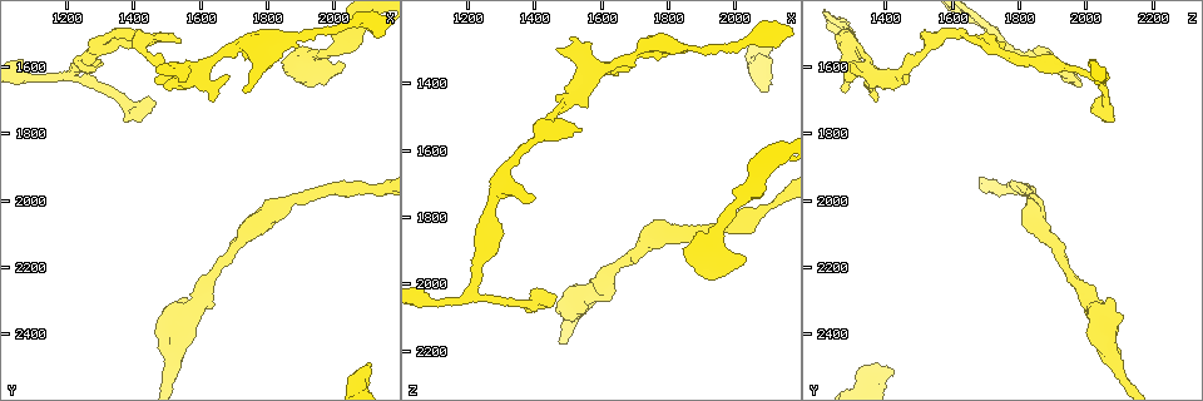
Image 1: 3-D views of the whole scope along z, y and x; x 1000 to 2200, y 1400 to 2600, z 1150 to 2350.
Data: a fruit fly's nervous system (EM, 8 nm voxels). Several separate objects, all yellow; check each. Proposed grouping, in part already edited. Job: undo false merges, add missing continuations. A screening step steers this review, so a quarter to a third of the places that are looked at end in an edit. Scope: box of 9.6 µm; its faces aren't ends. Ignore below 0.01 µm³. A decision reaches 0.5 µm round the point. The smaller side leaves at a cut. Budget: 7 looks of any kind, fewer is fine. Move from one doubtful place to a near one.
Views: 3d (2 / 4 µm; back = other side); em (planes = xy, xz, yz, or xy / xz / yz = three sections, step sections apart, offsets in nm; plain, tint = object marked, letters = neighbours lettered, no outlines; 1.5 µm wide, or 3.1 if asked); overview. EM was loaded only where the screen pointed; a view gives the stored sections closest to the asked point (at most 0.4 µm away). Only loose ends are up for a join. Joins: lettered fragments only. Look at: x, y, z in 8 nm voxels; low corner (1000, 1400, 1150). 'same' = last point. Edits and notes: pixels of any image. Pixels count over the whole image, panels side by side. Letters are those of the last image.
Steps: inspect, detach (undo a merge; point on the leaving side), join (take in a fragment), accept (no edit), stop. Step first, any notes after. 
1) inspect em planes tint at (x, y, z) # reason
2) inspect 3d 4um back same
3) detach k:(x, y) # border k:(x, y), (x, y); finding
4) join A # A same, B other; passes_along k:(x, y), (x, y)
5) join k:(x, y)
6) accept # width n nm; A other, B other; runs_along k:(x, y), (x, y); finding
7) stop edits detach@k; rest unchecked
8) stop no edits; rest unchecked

inspect em planes letters at (2060, 1480, 1270) # branch point

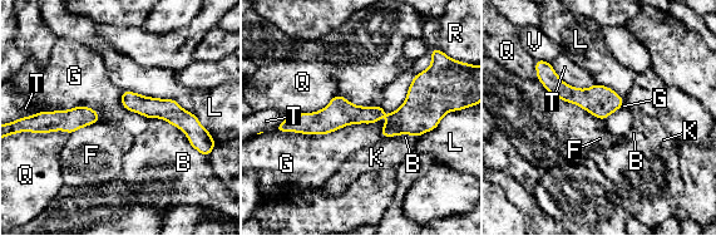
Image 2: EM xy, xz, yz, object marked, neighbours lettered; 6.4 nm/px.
accept # width 110 nm; longest_contact G 750 nm; B other, F other, G other, K other, L other, Q other, R other, T other, V other; continuous, no second cell

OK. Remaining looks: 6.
inspect 3d 2um at (1470, 1590, 1290) # an open end

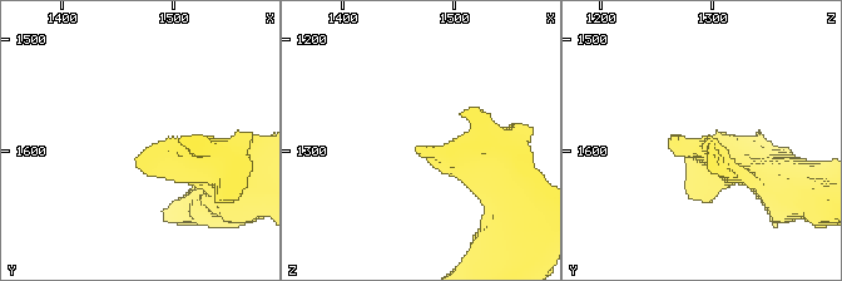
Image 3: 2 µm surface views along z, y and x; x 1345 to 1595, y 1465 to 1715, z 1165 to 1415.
inspect em yz step 4 tint at (1478, 1594, 1300) # now the EM

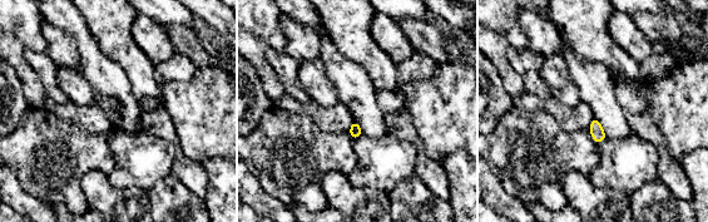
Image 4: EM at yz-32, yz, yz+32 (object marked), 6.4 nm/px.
inspect em yz step 4 letters same # see the neighbours

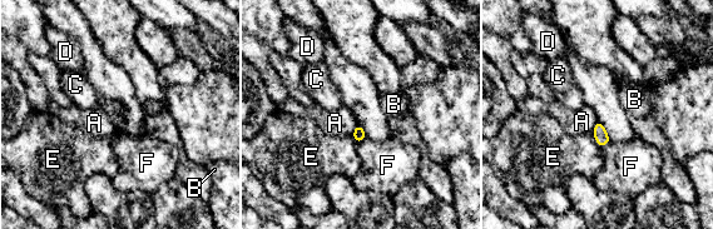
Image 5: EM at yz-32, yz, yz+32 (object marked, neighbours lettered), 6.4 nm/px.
accept # A other, B other, C other, D other, E other, F other; border 5:(597, 119), (592, 132); none of them fits

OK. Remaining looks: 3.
inspect em planes letters at (1740, 1670, 1270) # tapers out

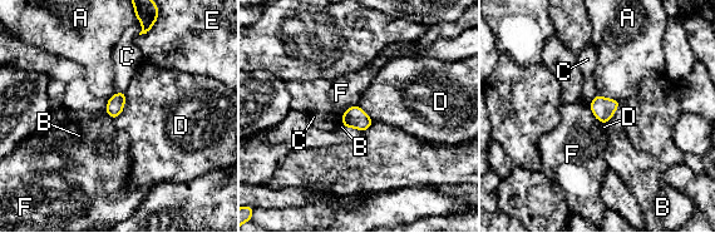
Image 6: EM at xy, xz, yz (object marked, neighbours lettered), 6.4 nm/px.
accept # width 110 nm; A other, B other, C other, D other, E other, F other; border 6:(126, 92), (123, 110), (114, 119); none of them fits

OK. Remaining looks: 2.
stop no edits; rest unchecked

